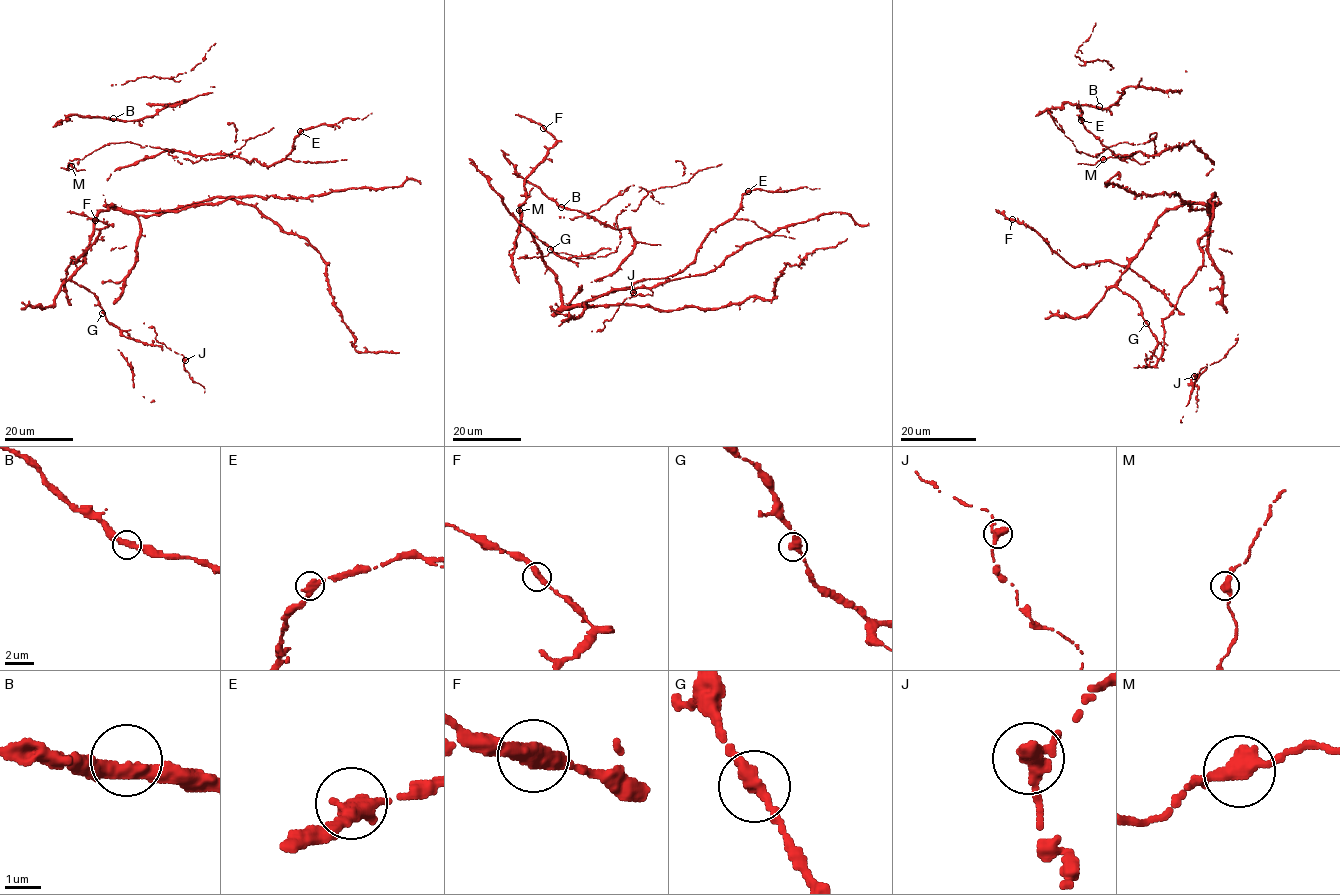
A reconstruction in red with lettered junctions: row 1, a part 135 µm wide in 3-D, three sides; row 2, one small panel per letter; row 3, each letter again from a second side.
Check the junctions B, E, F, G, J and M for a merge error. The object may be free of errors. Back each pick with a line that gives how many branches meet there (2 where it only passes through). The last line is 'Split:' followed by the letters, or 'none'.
Split: none

